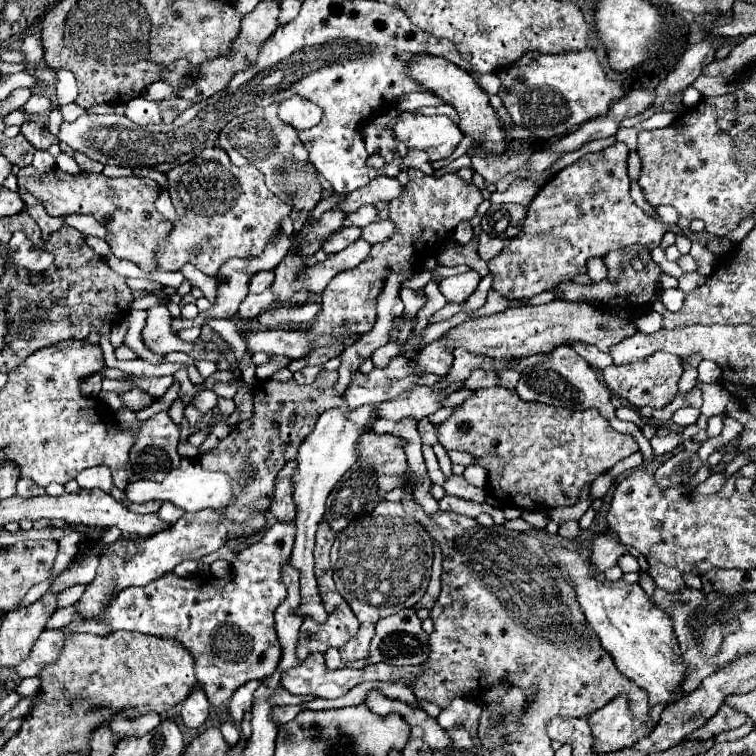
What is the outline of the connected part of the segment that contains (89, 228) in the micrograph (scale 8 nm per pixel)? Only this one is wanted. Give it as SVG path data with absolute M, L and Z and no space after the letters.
M68 215L68 217L64 217L64 225L78 229L82 235L94 235L94 237L100 237L100 239L106 237L106 227L102 227L90 215Z

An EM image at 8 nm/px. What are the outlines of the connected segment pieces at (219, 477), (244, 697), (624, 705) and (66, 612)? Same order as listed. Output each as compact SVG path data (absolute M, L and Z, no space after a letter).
M184 457L180 467L170 471L162 483L150 483L150 481L136 481L130 483L126 489L126 501L130 503L146 503L146 501L170 501L176 507L184 511L202 511L202 509L224 509L234 501L234 491L230 487L230 479L226 473L216 473L216 471L206 471L198 463L190 463L190 457Z
M250 681L250 683L242 685L242 687L232 695L232 699L230 699L230 703L228 703L228 709L230 709L232 721L234 721L236 725L242 721L244 713L250 711L250 707L252 707L252 695L254 695L254 691L256 691L258 685L260 685L260 681Z
M622 693L614 697L606 707L598 709L588 719L592 735L594 735L594 751L596 753L610 753L624 747L632 747L638 739L652 731L652 721L638 723L630 715L630 701Z
M70 605L70 607L58 609L58 611L56 611L56 615L52 615L52 617L50 617L48 627L52 629L52 627L62 627L62 625L68 625L68 623L72 623L72 619L74 619L76 615L78 615L76 605Z

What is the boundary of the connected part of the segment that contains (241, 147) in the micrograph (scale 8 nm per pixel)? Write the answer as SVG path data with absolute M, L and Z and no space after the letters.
M278 103L232 119L220 131L220 147L226 151L234 165L246 165L246 161L252 161L264 175L268 175L268 189L282 189L286 197L292 199L290 217L294 221L294 231L300 231L308 221L310 211L322 199L322 187L318 181L320 175L308 161L308 151L298 139L298 131L278 119Z

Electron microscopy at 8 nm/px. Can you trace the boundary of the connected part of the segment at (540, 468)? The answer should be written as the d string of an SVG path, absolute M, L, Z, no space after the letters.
M500 387L478 389L470 399L466 399L450 419L440 423L438 441L444 449L456 449L476 455L478 465L488 469L488 493L502 505L518 509L572 507L578 503L578 495L586 485L590 485L598 475L612 469L618 461L638 451L636 441L630 435L614 431L596 409L556 409L544 403L522 401L516 391Z

